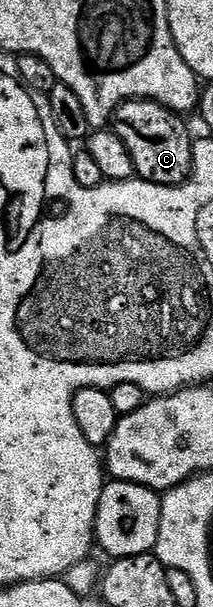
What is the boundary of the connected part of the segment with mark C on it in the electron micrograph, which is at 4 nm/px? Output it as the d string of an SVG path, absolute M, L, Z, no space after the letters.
M131 98L129 102L121 102L114 109L112 119L112 129L120 140L124 140L124 148L128 148L128 153L134 161L135 175L143 182L160 184L161 186L183 186L194 173L194 142L190 134L186 131L187 119L181 114L174 114L164 104L151 102L148 98Z

